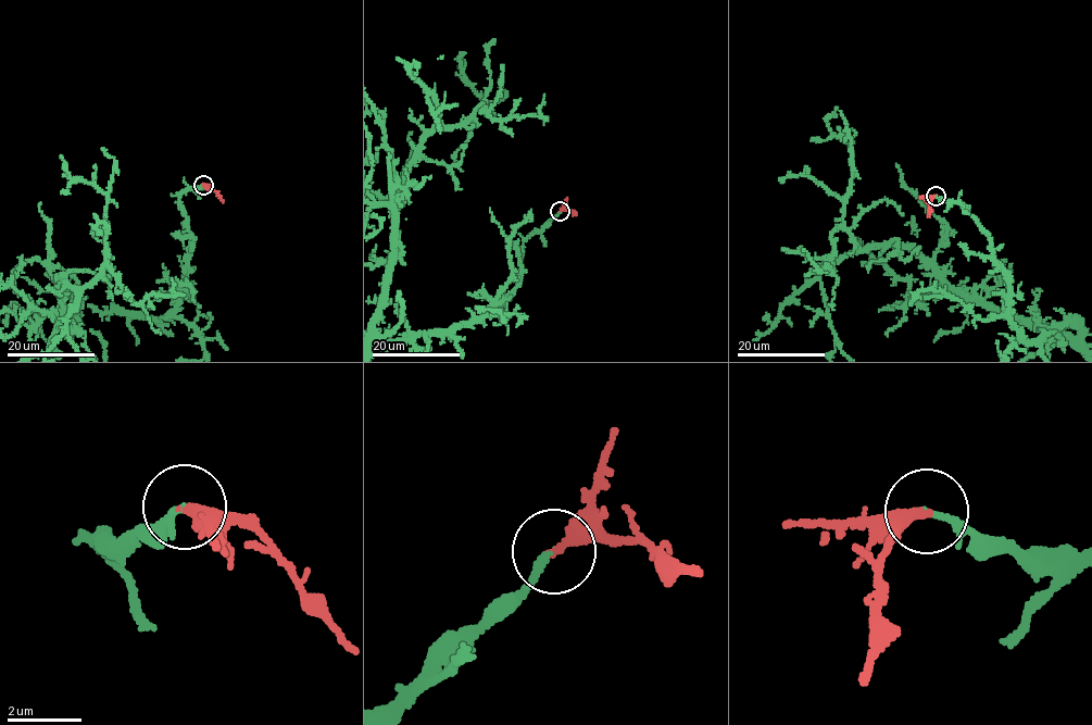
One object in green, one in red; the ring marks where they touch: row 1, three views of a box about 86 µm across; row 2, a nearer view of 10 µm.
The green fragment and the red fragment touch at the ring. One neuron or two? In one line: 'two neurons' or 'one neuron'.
one neuron

